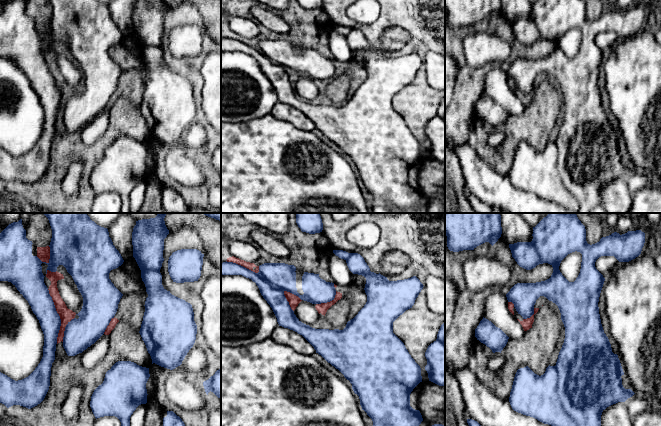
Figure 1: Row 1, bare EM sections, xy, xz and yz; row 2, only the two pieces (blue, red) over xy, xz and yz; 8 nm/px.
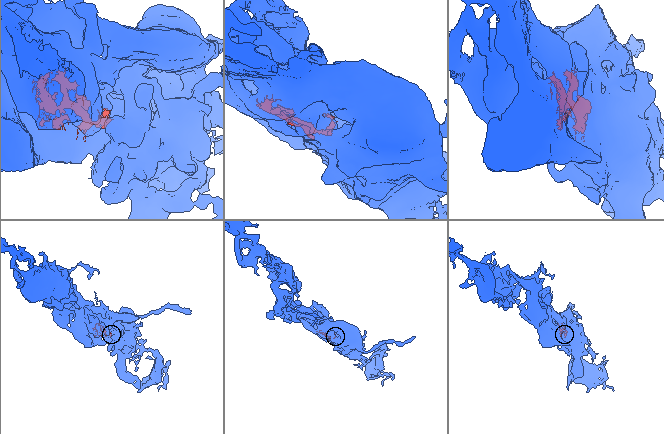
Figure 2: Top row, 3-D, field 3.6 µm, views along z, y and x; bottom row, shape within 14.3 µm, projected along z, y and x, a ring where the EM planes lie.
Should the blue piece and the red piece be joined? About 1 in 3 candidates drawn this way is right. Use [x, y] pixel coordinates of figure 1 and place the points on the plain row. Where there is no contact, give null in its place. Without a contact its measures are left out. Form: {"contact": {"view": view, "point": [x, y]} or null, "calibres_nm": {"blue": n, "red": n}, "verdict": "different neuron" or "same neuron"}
{"contact": {"view": "xy", "point": [59, 92]}, "calibres_nm": {"blue": 240, "red": 110}, "verdict": "different neuron"}

